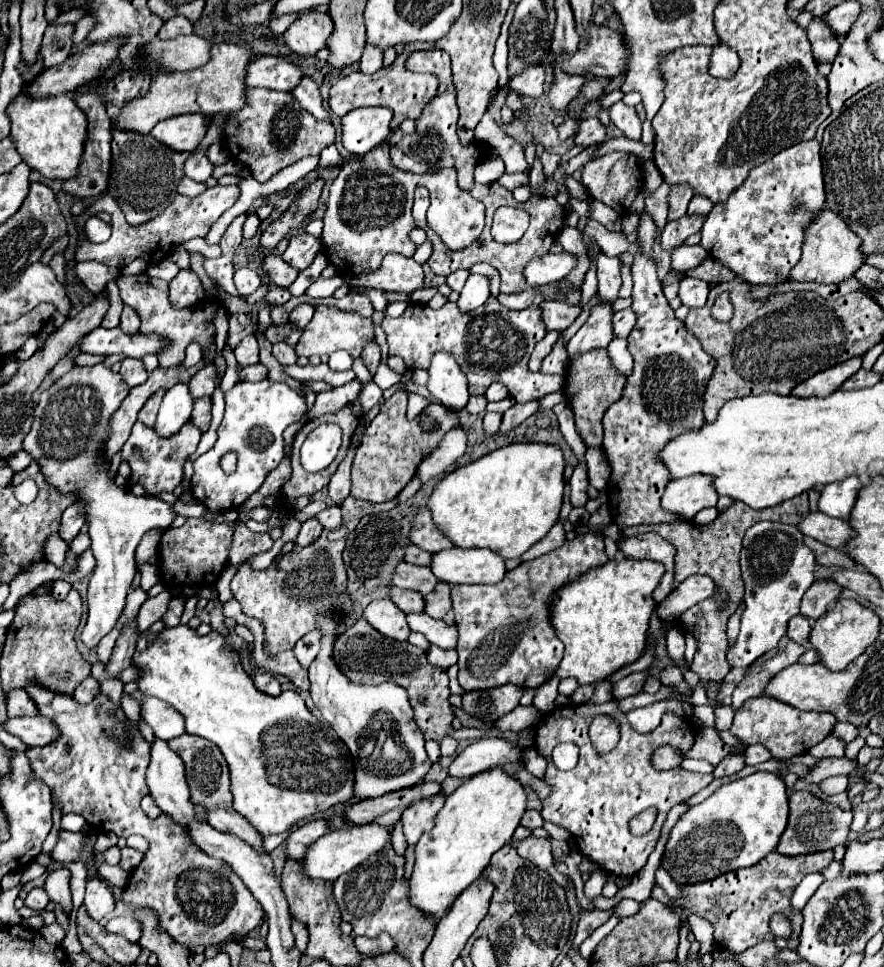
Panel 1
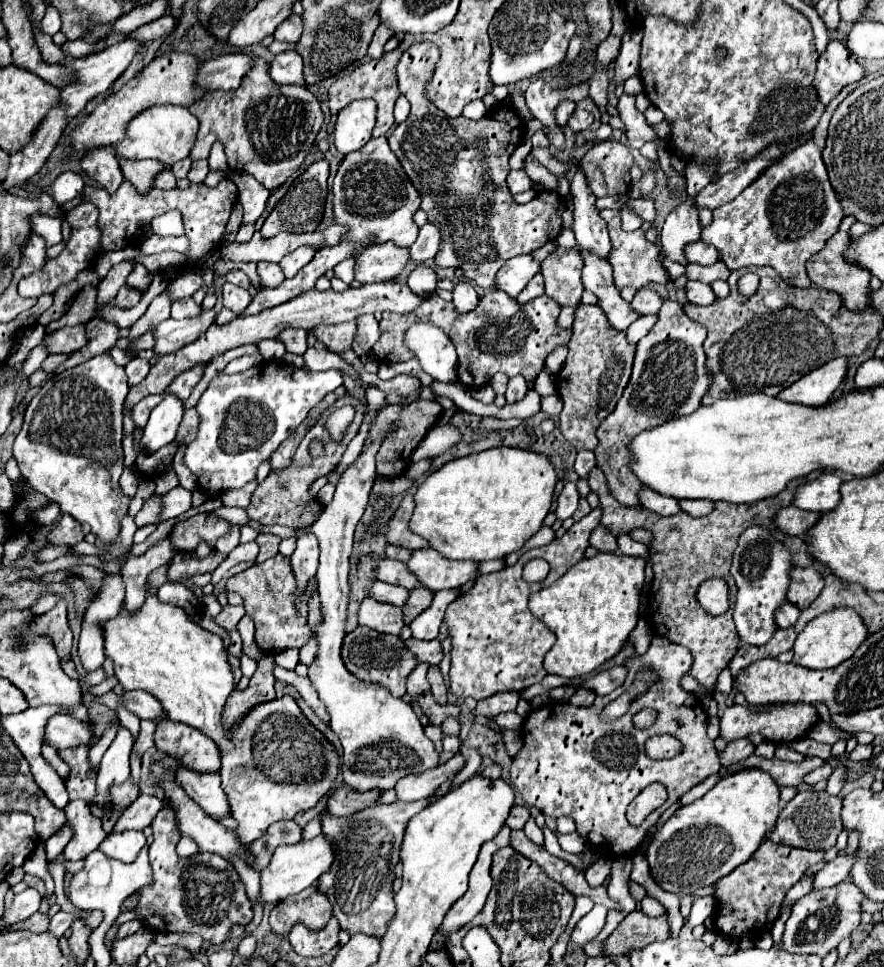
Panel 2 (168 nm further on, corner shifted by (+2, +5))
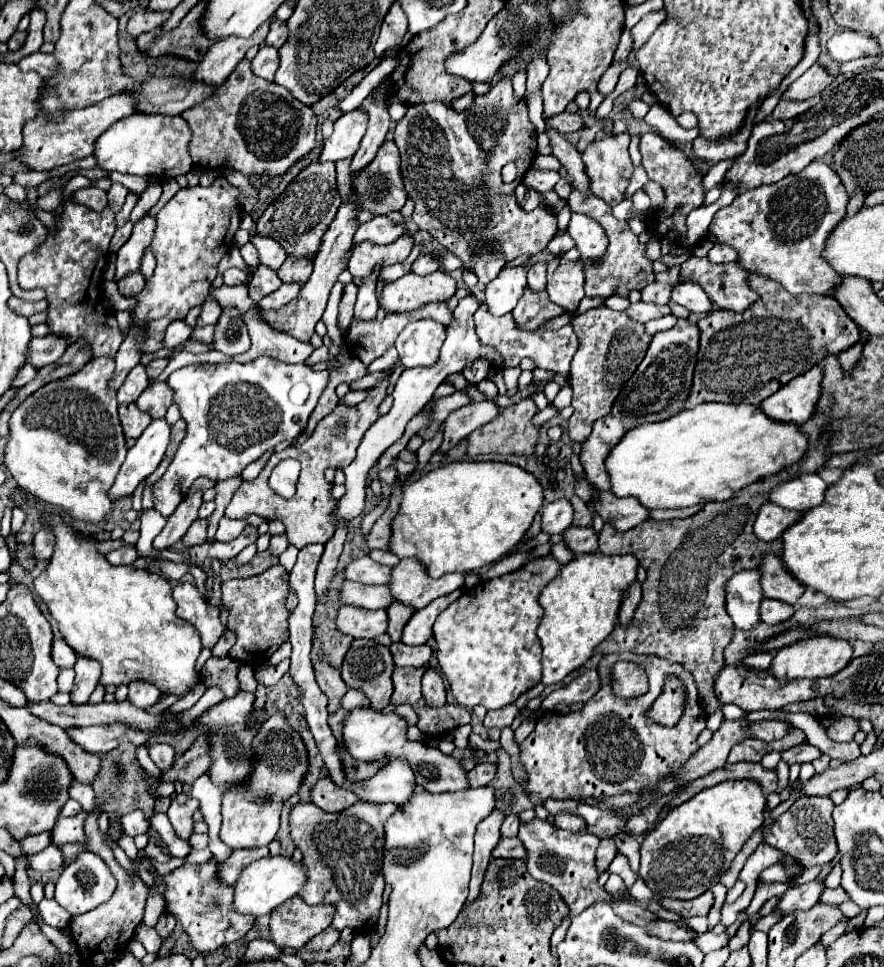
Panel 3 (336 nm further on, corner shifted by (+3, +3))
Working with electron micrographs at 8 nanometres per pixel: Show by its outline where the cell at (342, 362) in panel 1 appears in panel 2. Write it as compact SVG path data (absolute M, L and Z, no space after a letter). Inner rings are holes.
M262 361L236 375L218 373L196 405L200 431L184 453L184 463L198 479L198 489L206 497L220 497L254 481L258 465L268 461L278 445L306 419L308 411L340 385L340 369L304 373L298 367L278 361Z

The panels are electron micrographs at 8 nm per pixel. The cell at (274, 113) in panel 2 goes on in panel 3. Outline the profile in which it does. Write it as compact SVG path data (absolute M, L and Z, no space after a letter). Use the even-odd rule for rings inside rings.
M247 59L209 99L183 111L181 117L191 129L189 155L201 169L235 169L247 177L267 169L271 177L277 177L315 147L315 113L297 103L285 87L253 75Z

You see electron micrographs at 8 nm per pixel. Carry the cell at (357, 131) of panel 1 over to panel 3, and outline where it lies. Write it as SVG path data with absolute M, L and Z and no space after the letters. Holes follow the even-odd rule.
M363 109L345 113L335 121L331 137L325 139L319 161L325 163L325 161L341 161L353 157L365 131L367 131L367 113Z

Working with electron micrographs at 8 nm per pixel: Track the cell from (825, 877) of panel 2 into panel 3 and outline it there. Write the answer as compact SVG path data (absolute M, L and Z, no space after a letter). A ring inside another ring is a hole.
M809 881L805 885L791 887L779 897L779 903L773 909L773 913L779 913L785 917L795 911L807 911L819 901L821 893L823 893L823 883L817 883L817 881Z

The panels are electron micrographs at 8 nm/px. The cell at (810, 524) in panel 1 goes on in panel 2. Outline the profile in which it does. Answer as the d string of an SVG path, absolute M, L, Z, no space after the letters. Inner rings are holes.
M786 507L780 509L776 513L776 523L778 527L788 533L788 535L798 535L804 537L804 533L808 533L816 523L818 517L822 517L822 513L814 513L814 511L802 511L798 507Z

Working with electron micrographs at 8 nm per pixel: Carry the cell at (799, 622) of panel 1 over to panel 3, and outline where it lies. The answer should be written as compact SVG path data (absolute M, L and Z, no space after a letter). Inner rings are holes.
M767 597L761 599L759 615L761 615L761 621L767 623L767 625L783 623L783 621L789 619L793 613L795 613L795 609L793 609L793 605L789 605L789 603L775 601L775 599L767 599Z

